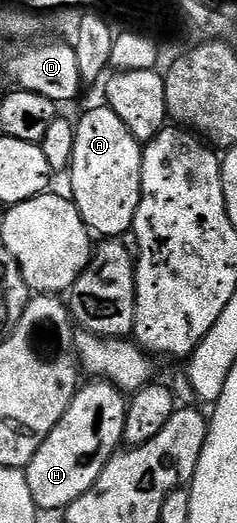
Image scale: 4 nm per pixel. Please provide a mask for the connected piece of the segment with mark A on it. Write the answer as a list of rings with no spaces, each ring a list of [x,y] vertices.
[[[100,105],[101,107],[93,107],[80,120],[76,120],[73,128],[73,156],[69,162],[69,170],[67,178],[69,178],[69,187],[71,198],[74,205],[79,209],[79,213],[83,217],[83,221],[88,225],[90,232],[97,237],[125,237],[132,232],[133,222],[135,221],[135,213],[139,209],[139,201],[141,200],[141,153],[143,150],[142,144],[137,138],[132,135],[127,129],[127,125],[123,125],[123,121],[119,121],[119,117],[107,105]]]

